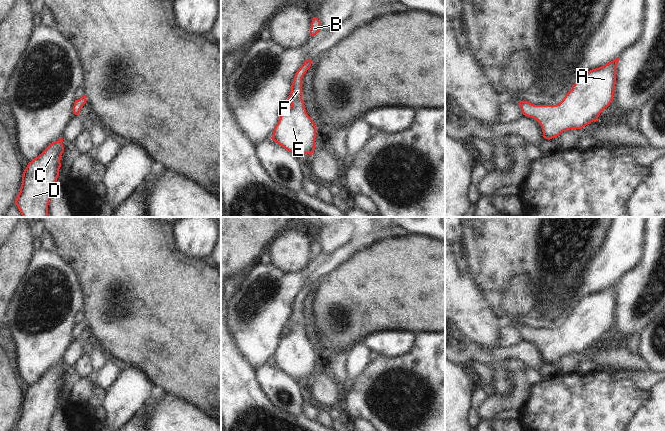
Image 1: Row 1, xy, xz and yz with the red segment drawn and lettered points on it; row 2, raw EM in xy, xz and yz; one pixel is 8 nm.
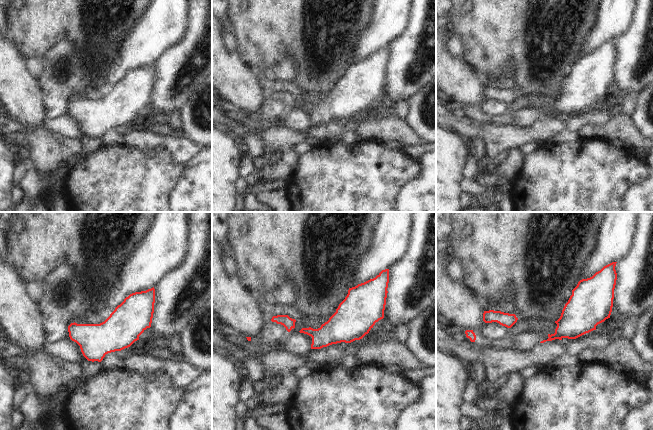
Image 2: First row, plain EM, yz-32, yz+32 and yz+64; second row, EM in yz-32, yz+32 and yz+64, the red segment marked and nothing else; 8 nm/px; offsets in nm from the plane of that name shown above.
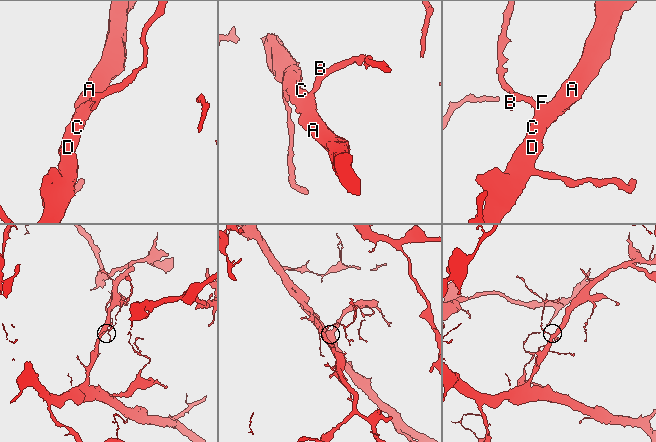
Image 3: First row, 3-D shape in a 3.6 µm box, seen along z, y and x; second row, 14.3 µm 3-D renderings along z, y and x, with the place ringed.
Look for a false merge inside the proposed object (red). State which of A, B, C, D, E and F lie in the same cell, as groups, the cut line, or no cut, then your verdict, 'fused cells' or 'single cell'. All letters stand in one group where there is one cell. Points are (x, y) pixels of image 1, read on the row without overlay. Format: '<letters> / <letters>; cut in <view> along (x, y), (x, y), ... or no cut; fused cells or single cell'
A B C D E F; no cut; single cell

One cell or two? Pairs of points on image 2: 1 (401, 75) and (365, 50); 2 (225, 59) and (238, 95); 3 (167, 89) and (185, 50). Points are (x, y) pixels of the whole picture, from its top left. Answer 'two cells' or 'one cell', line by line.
1: two cells
2: one cell
3: one cell

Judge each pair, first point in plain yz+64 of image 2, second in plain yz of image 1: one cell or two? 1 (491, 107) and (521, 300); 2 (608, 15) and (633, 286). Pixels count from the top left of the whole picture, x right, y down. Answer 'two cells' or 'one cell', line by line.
1: one cell
2: two cells

